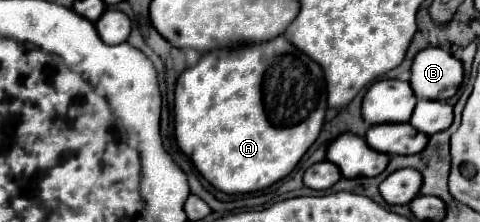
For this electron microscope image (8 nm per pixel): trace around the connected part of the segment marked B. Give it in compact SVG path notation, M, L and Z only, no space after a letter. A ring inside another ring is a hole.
M441 47L419 51L411 67L411 87L419 99L449 99L463 79L463 65Z

